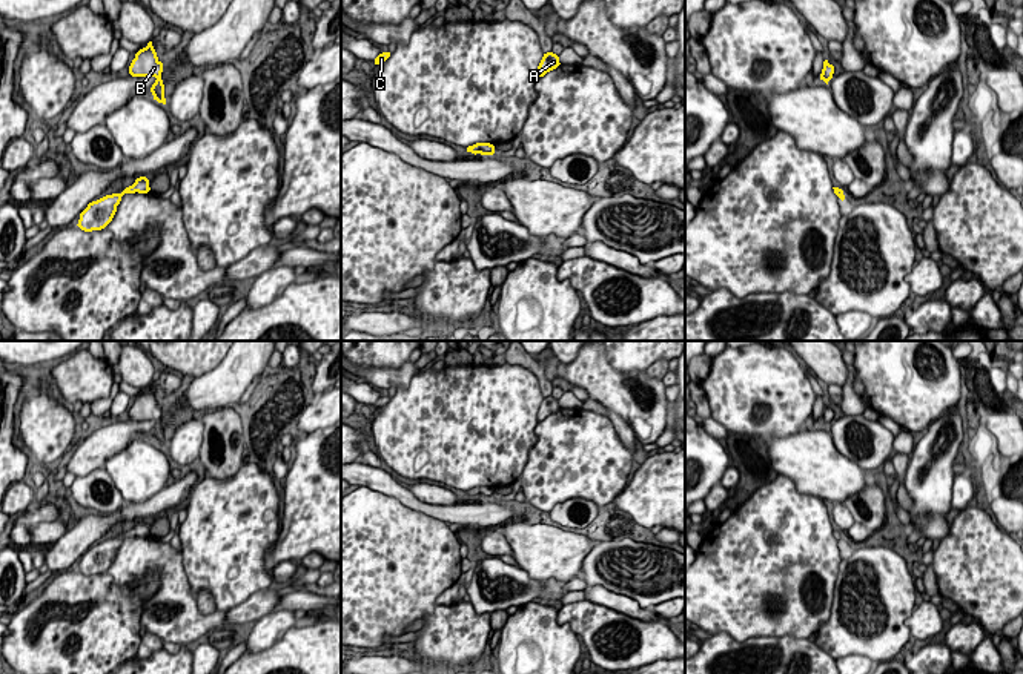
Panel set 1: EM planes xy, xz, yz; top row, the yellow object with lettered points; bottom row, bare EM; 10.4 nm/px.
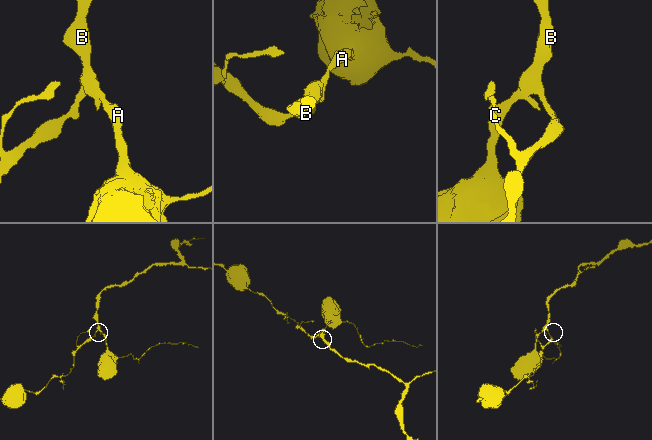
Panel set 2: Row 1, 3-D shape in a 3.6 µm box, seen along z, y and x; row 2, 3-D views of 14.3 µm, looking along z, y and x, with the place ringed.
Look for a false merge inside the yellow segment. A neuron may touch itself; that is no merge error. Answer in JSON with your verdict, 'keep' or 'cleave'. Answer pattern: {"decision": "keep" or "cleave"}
{"decision": "cleave"}

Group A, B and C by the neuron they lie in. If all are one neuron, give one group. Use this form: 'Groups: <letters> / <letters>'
Groups: A B / C

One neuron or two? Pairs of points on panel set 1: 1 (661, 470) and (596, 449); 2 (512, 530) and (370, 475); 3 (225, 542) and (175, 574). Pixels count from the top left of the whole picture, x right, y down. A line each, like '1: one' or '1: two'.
1: two
2: two
3: two

